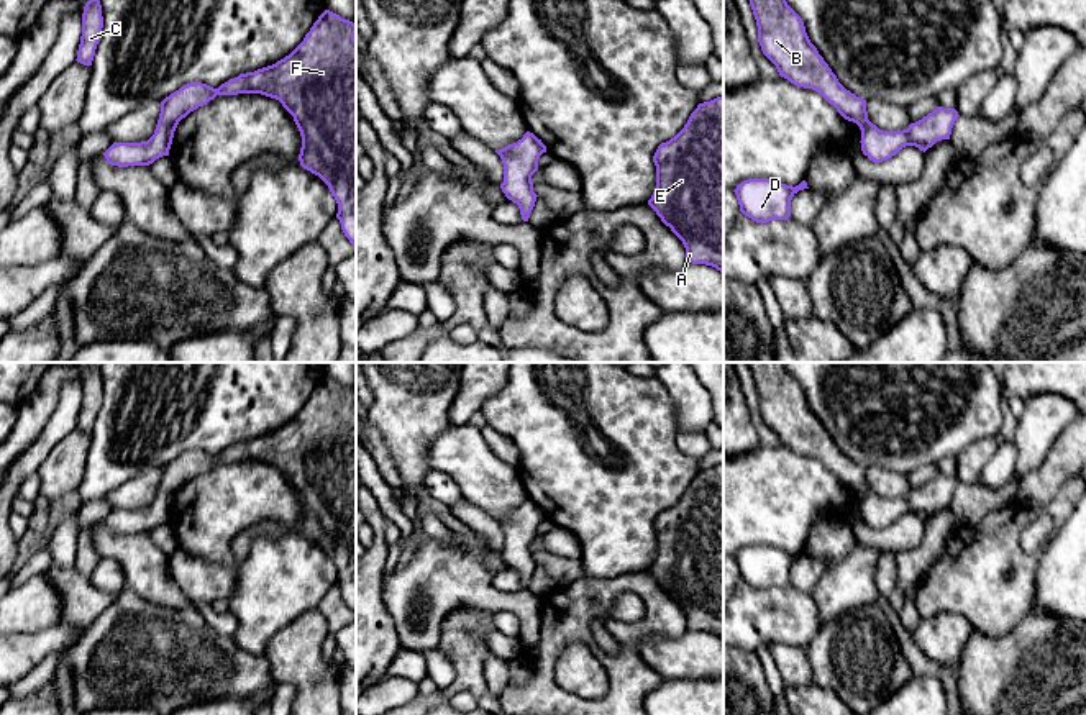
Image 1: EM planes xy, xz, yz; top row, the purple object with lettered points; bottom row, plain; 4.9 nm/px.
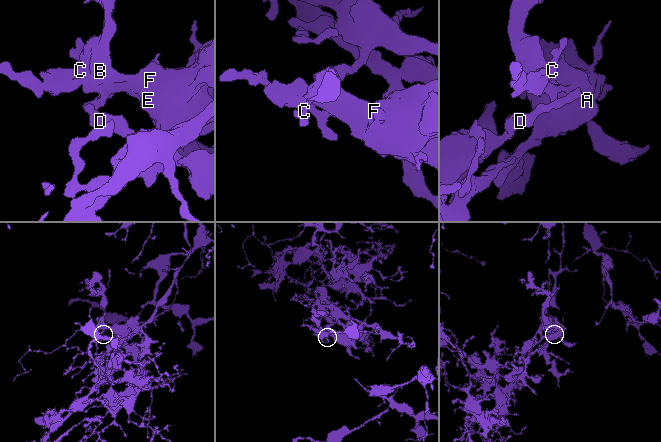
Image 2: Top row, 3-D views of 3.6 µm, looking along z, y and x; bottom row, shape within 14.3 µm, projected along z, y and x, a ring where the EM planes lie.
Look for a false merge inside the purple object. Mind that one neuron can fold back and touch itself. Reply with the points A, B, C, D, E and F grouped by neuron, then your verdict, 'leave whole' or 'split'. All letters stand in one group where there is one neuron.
A B C E F / D | split

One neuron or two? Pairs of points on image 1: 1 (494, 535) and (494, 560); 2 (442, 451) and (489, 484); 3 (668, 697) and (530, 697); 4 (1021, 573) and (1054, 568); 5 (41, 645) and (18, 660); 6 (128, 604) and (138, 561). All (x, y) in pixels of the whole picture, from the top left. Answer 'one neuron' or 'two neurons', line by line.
1: two neurons
2: one neuron
3: two neurons
4: two neurons
5: one neuron
6: two neurons

